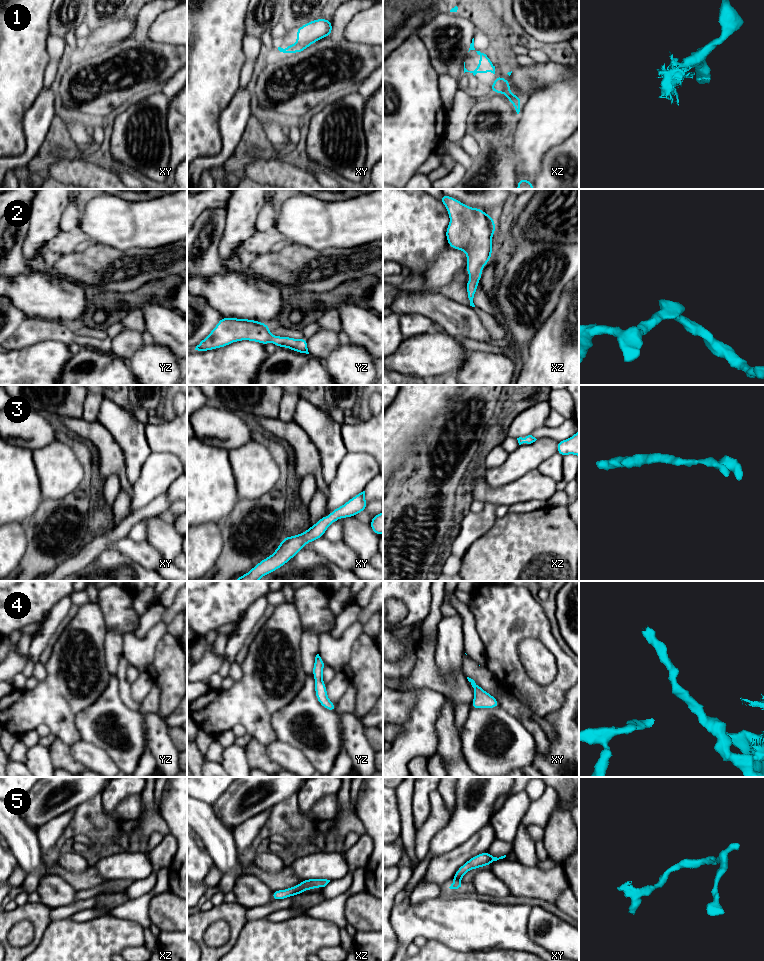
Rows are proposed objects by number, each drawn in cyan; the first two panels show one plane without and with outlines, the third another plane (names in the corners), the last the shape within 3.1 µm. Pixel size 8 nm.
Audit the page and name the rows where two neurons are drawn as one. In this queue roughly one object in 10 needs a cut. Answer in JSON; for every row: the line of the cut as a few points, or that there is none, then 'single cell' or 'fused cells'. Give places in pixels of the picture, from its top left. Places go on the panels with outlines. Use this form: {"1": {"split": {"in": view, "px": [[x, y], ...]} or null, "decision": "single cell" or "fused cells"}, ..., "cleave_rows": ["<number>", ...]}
{"1": {"split": null, "decision": "single cell"}, "2": {"split": null, "decision": "single cell"}, "3": {"split": null, "decision": "single cell"}, "4": {"split": null, "decision": "single cell"}, "5": {"split": null, "decision": "single cell"}, "cleave_rows": []}

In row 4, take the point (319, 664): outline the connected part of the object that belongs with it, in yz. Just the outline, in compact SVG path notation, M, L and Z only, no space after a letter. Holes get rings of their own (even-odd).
M319 654L315 657L315 663L313 666L313 677L315 680L315 694L317 696L318 702L327 710L336 711L336 705L333 704L328 696L326 690L326 684L323 682L323 668L325 663Z

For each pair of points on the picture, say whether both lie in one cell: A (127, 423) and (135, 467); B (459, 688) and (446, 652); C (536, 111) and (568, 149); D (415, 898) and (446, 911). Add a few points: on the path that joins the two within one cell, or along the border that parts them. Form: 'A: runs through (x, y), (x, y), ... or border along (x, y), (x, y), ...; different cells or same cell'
A: runs through (130, 434), (135, 447), (135, 456); same cell
B: border along (435, 660), (449, 682), (462, 673); different cells
C: border along (568, 137), (549, 148), (543, 154); different cells
D: border along (444, 894), (425, 899), (416, 904), (410, 902); different cells

